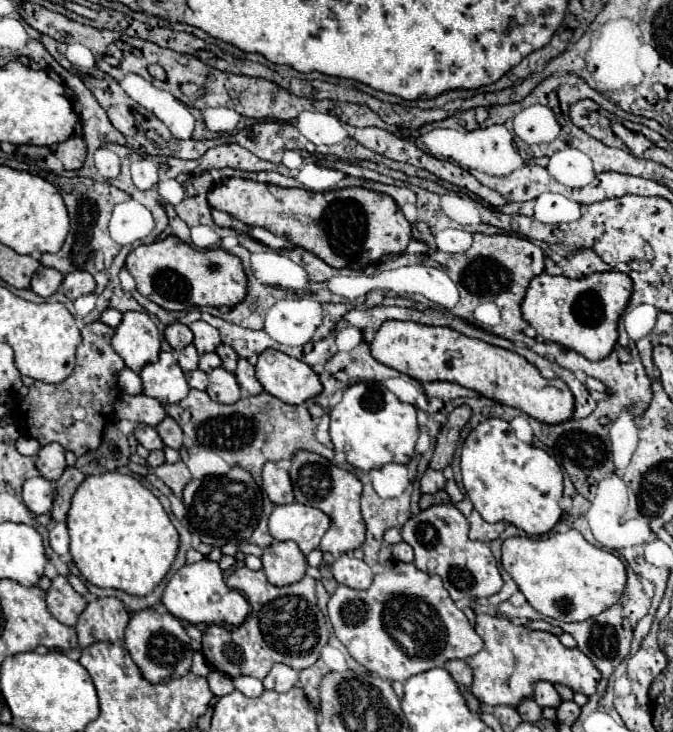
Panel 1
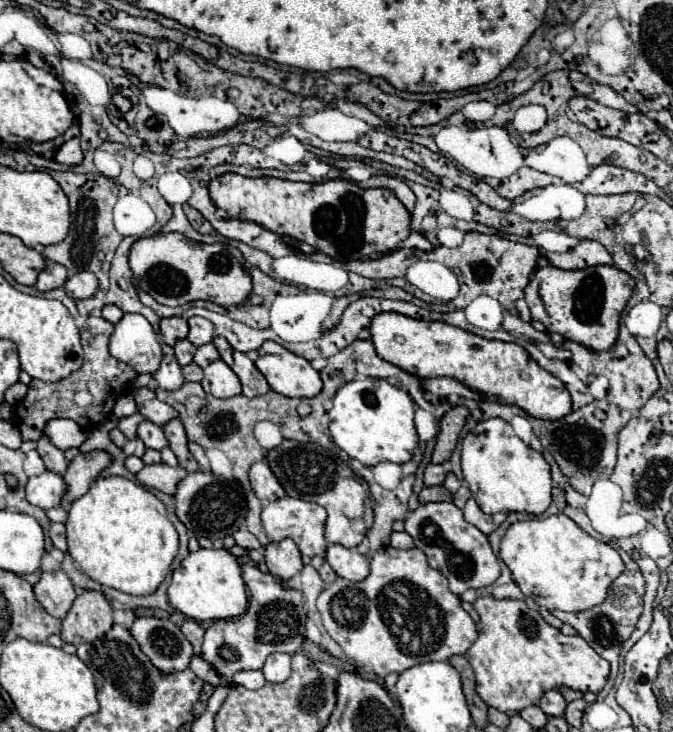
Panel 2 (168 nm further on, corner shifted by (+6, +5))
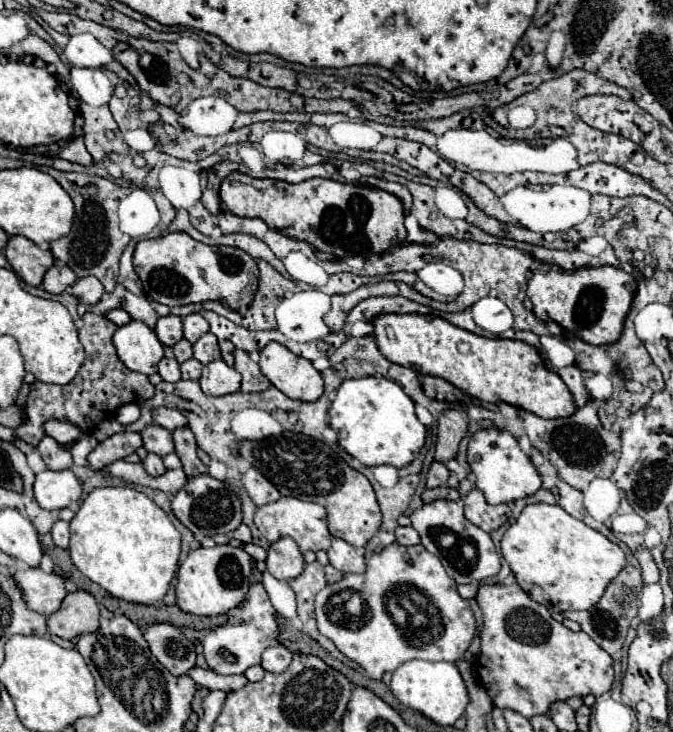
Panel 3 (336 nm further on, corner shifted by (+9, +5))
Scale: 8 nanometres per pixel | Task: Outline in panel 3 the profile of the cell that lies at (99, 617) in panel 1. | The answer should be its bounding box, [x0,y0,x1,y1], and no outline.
[48,590,100,640]

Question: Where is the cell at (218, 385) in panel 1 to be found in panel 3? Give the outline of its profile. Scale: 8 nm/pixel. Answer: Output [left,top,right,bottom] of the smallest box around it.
[200,360,240,396]

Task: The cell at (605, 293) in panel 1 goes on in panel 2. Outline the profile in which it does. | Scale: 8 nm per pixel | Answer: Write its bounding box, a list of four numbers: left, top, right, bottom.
[525,266,635,350]

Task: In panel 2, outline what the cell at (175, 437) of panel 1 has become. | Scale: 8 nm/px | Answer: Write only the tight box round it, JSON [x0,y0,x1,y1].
[163,418,199,472]

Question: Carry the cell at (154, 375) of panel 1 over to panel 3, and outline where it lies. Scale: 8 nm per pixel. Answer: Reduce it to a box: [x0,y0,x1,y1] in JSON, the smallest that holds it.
[158,358,180,382]

